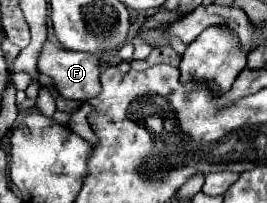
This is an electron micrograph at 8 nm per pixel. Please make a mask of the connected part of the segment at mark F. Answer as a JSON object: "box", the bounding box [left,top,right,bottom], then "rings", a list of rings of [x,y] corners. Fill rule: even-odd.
{"box":[38,41,100,99],"rings":[[[46,41],[38,57],[38,71],[52,77],[66,99],[90,99],[100,93],[100,61],[92,53],[68,51]]]}

